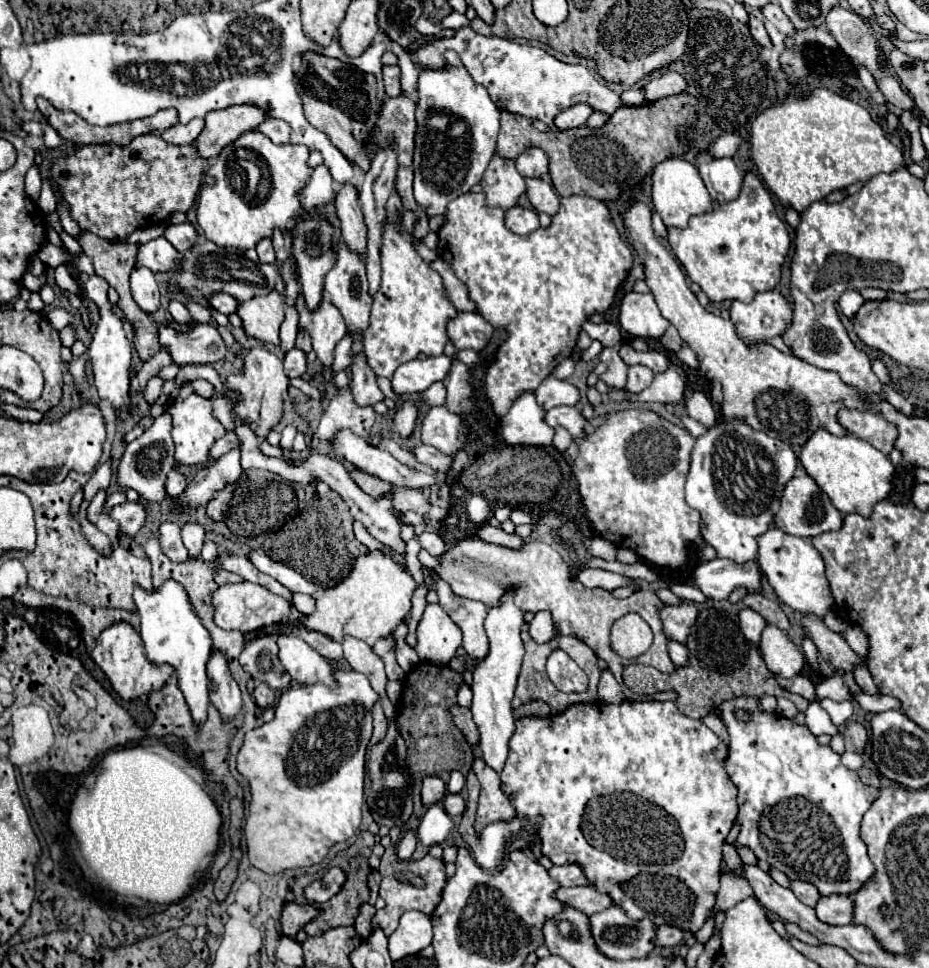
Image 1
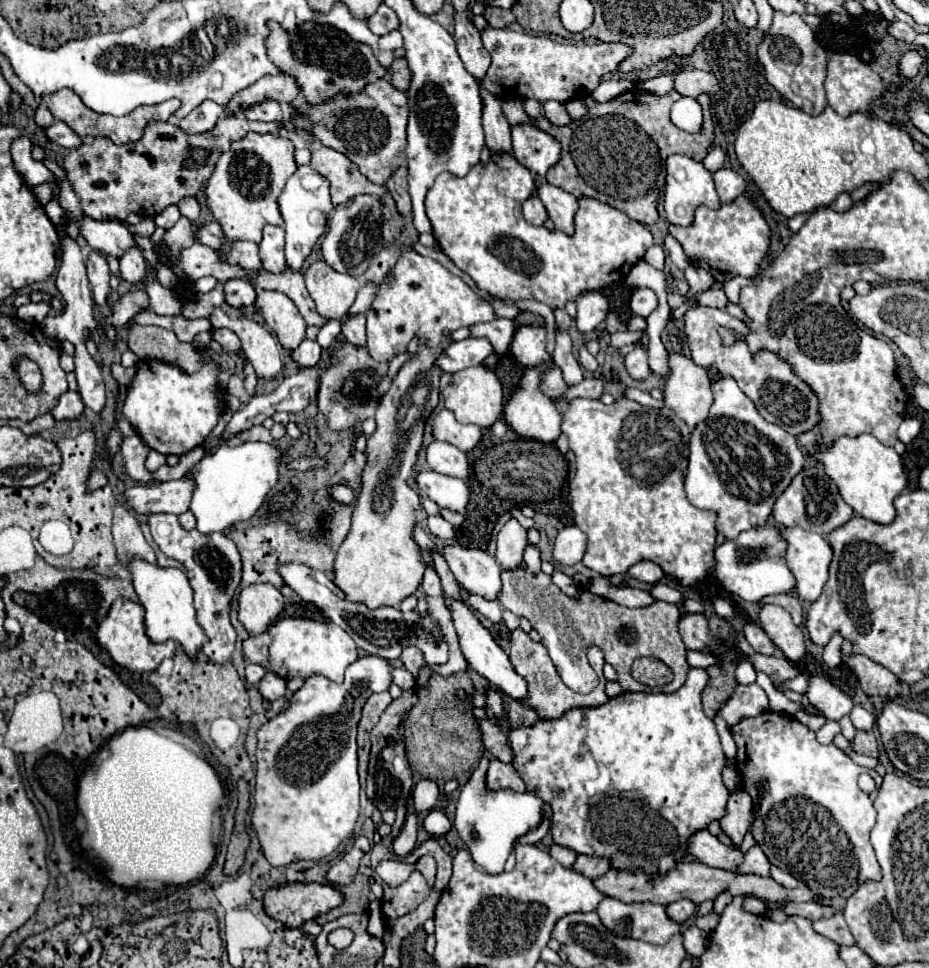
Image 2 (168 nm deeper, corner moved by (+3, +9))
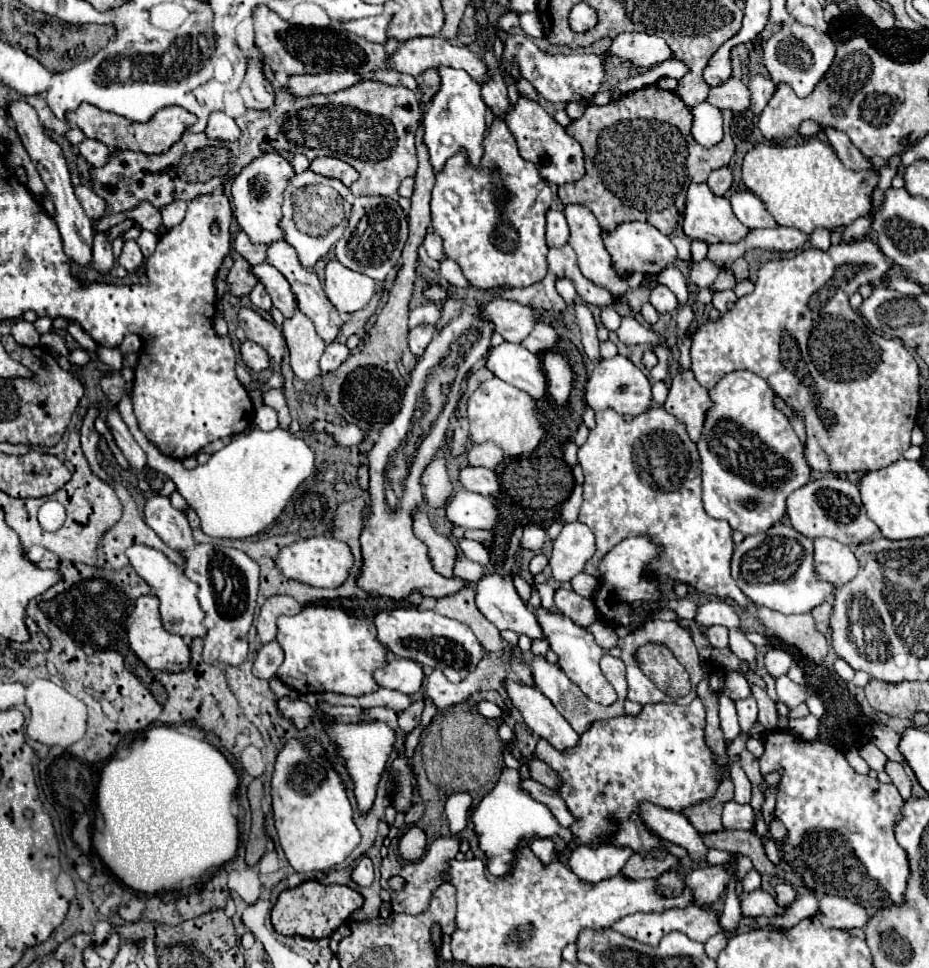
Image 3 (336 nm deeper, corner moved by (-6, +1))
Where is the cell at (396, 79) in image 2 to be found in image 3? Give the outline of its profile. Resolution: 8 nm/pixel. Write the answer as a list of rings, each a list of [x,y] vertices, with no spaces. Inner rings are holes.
[[[427,69],[421,73],[421,79],[419,79],[419,91],[421,91],[421,103],[429,103],[433,93],[437,91],[437,85],[439,85],[439,77],[437,77],[437,71],[435,69]]]

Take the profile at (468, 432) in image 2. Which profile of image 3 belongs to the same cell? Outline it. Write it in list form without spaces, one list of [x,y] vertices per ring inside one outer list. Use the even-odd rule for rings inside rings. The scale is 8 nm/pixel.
[[[493,441],[473,443],[467,449],[467,461],[469,465],[481,465],[487,469],[495,469],[503,459],[503,451]]]

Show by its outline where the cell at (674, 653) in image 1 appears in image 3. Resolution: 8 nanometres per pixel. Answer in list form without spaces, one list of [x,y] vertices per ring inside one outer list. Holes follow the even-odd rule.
[[[733,671],[733,673],[727,673],[727,677],[725,677],[725,689],[723,689],[723,693],[727,697],[731,697],[733,701],[737,701],[737,699],[749,697],[751,695],[751,689],[749,689],[747,679],[741,673],[735,673]]]

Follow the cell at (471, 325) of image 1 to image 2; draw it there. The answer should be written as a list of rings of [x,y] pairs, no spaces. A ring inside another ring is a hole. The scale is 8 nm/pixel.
[[[494,319],[490,323],[480,323],[470,327],[472,337],[486,337],[498,353],[506,353],[510,349],[514,331],[516,331],[516,321],[512,319]]]

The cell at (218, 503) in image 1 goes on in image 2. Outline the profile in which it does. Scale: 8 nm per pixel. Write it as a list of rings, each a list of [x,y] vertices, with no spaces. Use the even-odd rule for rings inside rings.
[[[244,441],[236,447],[224,445],[214,453],[204,453],[204,457],[184,475],[194,481],[190,511],[196,517],[196,529],[208,535],[254,517],[264,505],[268,491],[278,483],[278,465],[284,457],[286,451],[282,447],[262,441]]]

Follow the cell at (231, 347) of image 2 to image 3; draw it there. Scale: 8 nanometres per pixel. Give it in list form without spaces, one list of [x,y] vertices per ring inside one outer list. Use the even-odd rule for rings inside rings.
[[[243,341],[241,343],[241,359],[253,371],[263,371],[263,369],[269,367],[269,357],[267,357],[265,349],[259,347],[253,341]]]

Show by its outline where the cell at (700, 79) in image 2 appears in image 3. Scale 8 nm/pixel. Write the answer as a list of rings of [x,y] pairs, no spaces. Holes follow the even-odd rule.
[[[727,79],[717,87],[711,87],[707,103],[711,103],[717,109],[731,109],[731,111],[745,111],[749,107],[751,93],[743,85],[741,79]]]

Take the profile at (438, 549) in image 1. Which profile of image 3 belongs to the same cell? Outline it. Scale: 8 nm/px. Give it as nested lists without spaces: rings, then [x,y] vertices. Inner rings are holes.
[[[485,571],[483,577],[475,583],[475,605],[483,613],[483,617],[491,621],[499,631],[511,629],[515,633],[525,633],[531,639],[543,639],[541,627],[533,617],[533,609],[519,597],[513,579],[509,575],[501,575],[497,571]]]

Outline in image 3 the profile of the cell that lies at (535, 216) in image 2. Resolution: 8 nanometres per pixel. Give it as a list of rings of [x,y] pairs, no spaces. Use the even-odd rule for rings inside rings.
[[[547,211],[547,245],[549,247],[561,247],[569,239],[569,227],[565,221],[565,215],[561,211]]]

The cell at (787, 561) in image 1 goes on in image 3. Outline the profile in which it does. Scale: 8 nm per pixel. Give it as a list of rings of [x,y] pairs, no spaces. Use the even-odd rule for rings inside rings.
[[[819,537],[813,541],[813,547],[815,547],[813,555],[815,575],[821,581],[831,583],[837,589],[857,575],[857,559],[847,545],[835,539]]]

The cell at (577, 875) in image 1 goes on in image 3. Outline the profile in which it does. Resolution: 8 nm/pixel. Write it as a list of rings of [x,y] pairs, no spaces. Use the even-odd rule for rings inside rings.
[[[633,855],[621,869],[621,875],[625,879],[633,879],[633,881],[639,881],[639,879],[655,879],[659,877],[663,871],[669,871],[677,867],[677,857],[675,855],[667,855],[663,861],[659,859],[643,859],[641,855]]]

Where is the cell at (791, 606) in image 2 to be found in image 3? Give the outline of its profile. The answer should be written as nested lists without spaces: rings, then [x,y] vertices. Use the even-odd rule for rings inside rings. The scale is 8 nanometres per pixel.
[[[827,599],[827,601],[823,601],[821,605],[817,605],[813,611],[811,611],[811,615],[813,615],[813,619],[815,619],[815,623],[817,623],[817,629],[821,631],[821,633],[829,633],[829,613],[831,613],[831,599]]]

